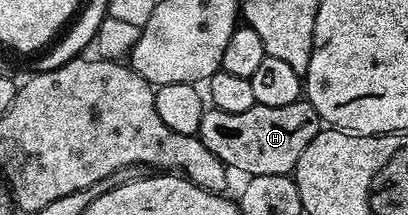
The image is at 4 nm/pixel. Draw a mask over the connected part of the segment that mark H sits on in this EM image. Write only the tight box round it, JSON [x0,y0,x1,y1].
[200,99,322,177]

